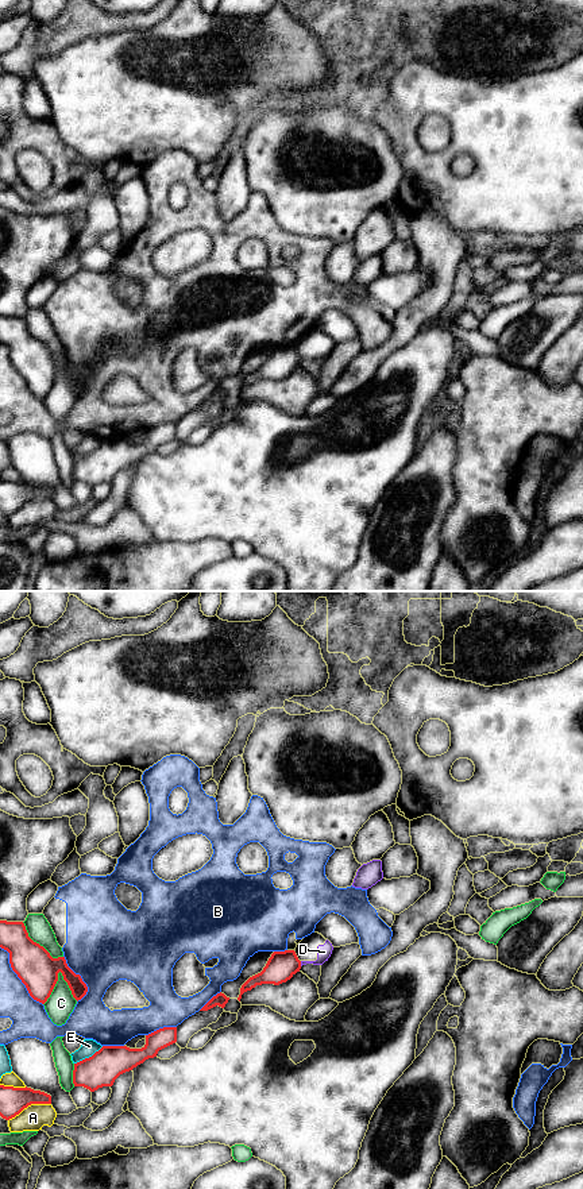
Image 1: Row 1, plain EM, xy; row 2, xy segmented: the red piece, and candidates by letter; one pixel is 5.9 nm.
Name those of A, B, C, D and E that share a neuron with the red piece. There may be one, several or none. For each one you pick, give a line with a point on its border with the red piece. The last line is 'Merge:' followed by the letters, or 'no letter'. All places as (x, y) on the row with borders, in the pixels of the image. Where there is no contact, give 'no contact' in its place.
Merge: no letter

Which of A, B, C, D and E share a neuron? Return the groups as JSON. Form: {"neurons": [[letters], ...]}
{"neurons": [["A"], ["B"], ["C"], ["D"], ["E"]]}

